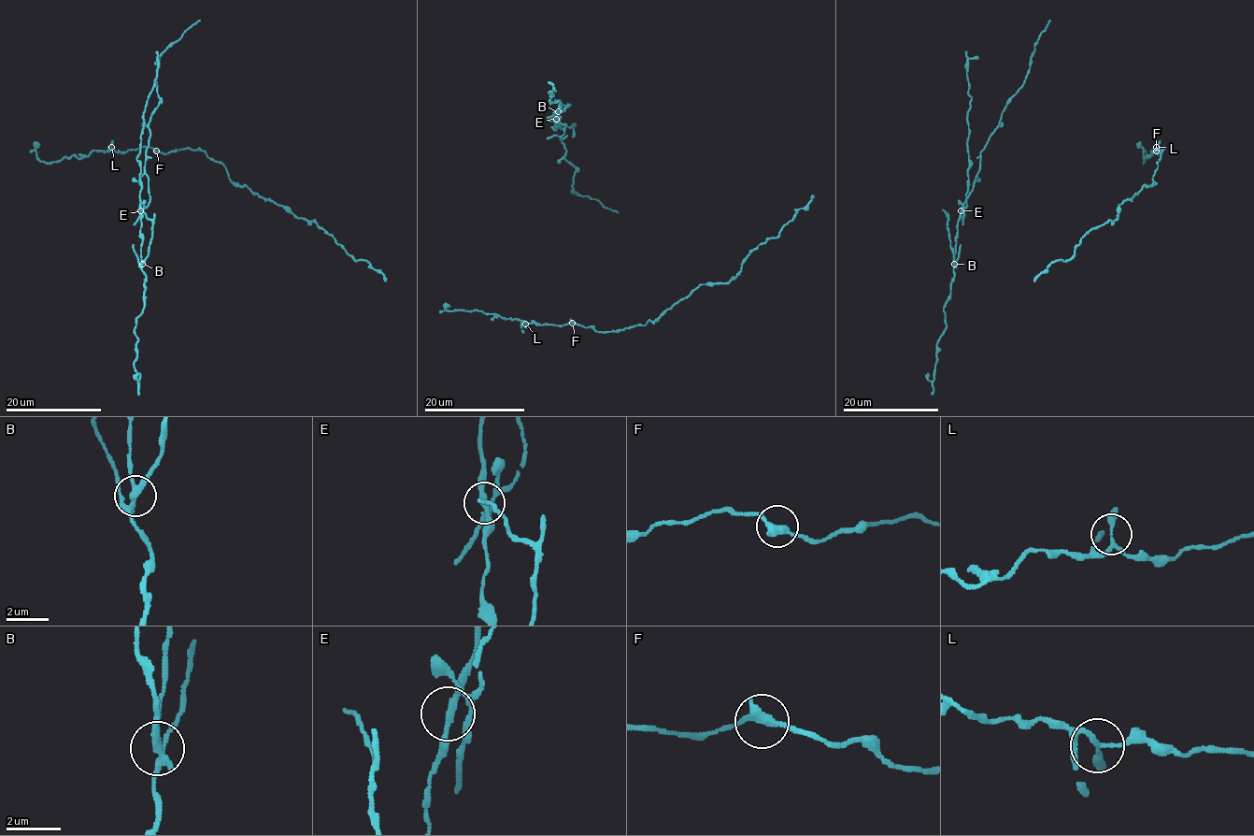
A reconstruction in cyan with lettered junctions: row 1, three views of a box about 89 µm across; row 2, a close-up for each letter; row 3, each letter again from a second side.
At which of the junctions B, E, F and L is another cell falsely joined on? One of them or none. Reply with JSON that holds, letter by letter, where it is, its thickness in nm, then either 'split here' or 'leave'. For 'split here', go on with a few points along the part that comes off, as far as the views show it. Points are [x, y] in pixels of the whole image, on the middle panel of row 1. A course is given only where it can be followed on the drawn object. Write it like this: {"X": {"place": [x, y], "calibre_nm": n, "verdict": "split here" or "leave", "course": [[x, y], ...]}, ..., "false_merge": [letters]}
{"B": {"place": [558, 111], "calibre_nm": 260, "verdict": "split here", "course": [[557, 111], [563, 111], [568, 105], [555, 99]]}, "E": {"place": [556, 119], "calibre_nm": 200, "verdict": "leave"}, "F": {"place": [572, 323], "calibre_nm": 320, "verdict": "leave"}, "L": {"place": [525, 324], "calibre_nm": 170, "verdict": "leave"}, "false_merge": ["B"]}

